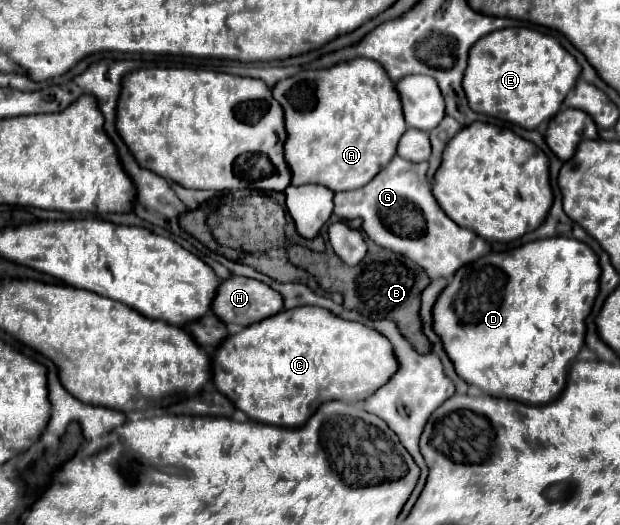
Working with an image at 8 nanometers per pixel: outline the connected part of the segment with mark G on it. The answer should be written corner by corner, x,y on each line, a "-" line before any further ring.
400,156
390,160
390,166
382,168
374,180
366,186
350,192
334,194
334,214
342,220
362,220
366,236
378,244
402,254
426,270
430,278
452,278
452,274
468,262
482,258
490,252
490,244
472,230
464,230
454,224
438,206
430,194
426,182
428,162
408,162

